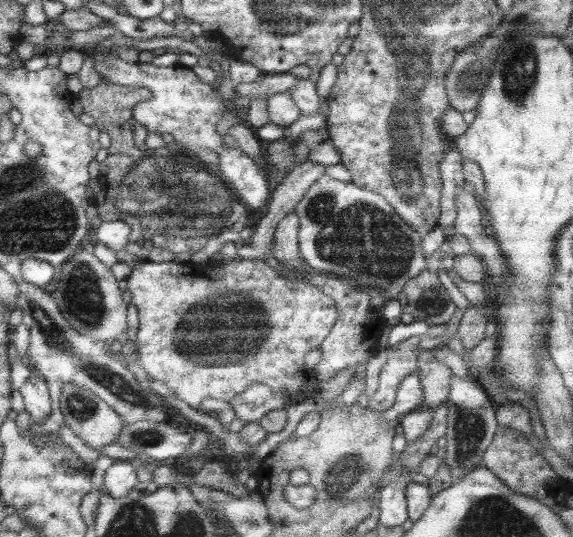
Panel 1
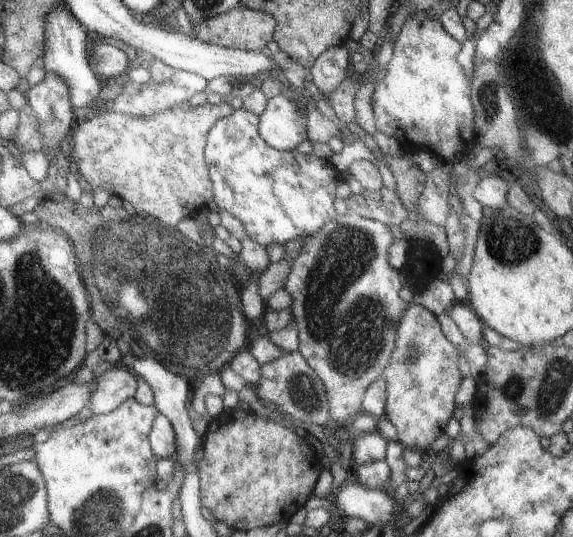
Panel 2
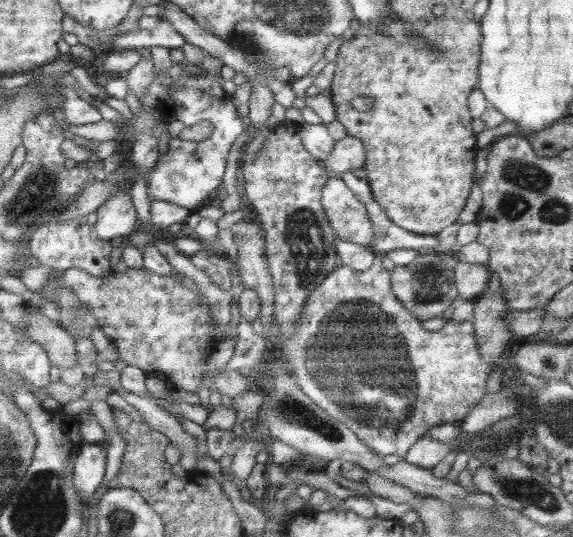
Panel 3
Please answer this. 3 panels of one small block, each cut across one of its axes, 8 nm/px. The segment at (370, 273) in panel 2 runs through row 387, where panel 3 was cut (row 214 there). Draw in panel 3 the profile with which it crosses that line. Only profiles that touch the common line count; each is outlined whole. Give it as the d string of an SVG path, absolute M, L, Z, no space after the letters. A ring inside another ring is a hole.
M329 177L325 181L319 202L337 239L365 248L371 246L372 221L363 203L339 177Z

